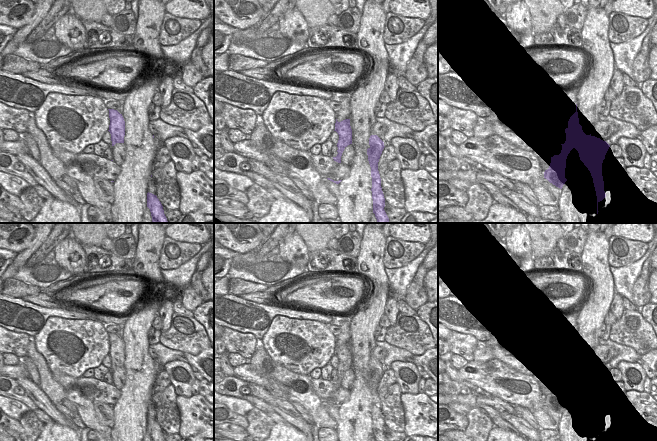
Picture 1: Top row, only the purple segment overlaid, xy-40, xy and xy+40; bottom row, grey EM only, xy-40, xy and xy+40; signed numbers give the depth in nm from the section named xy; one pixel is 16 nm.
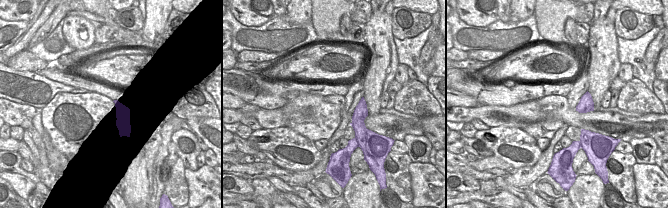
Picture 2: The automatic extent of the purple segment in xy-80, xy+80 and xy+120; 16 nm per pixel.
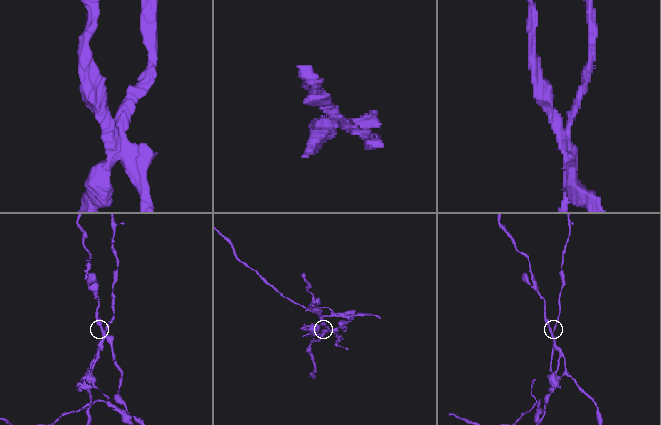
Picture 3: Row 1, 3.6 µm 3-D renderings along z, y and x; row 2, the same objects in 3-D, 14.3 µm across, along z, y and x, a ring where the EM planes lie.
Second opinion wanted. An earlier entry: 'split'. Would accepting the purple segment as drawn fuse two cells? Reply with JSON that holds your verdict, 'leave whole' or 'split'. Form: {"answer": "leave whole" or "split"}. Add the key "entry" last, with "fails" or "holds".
{"answer": "split", "entry": "holds"}

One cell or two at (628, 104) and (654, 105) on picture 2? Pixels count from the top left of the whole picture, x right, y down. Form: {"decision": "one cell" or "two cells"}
{"decision": "one cell"}

